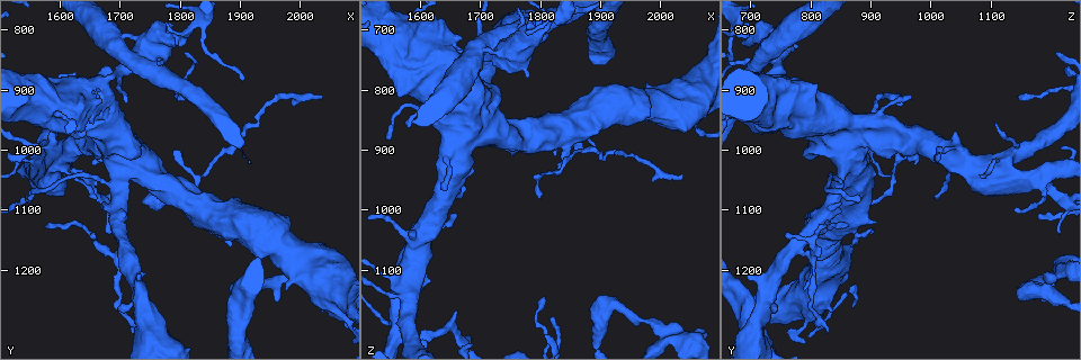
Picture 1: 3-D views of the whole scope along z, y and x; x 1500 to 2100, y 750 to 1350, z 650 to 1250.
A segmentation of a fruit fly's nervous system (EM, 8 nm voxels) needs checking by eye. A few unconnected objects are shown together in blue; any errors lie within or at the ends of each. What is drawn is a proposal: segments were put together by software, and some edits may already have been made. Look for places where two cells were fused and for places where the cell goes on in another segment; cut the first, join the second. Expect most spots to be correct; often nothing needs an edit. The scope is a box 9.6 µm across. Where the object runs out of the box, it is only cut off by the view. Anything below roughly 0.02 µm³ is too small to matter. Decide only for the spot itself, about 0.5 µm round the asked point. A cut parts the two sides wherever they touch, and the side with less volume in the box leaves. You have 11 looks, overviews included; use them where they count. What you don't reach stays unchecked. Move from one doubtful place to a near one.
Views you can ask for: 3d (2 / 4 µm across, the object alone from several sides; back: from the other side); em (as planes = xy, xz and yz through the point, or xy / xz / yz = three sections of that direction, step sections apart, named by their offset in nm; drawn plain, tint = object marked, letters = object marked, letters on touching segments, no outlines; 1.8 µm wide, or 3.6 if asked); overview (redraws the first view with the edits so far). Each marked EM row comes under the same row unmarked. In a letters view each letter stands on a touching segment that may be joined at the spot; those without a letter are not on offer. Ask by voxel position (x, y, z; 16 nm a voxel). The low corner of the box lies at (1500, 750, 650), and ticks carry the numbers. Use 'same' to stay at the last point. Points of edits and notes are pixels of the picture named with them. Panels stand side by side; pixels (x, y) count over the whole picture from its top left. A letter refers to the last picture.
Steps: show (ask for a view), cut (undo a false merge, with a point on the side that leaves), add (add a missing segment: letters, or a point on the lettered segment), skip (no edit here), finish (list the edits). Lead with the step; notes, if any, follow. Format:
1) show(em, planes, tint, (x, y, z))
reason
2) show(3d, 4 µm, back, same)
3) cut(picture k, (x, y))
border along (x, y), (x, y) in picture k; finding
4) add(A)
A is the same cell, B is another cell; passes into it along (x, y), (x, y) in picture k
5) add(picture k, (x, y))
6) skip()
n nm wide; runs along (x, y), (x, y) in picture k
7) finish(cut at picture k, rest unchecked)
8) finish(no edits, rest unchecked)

show(3d, 4 µm, back, (1605, 930, 710))
sharp bend

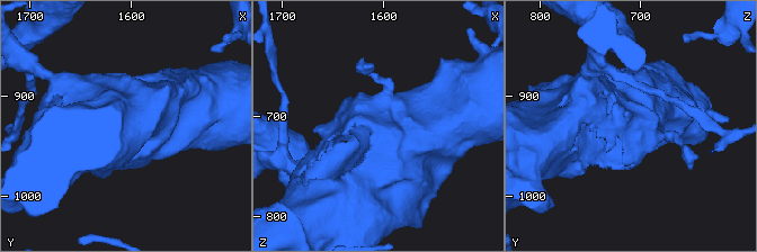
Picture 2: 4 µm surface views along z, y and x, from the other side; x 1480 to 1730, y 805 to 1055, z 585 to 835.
show(em, 3.6 µm, planes, tint, same)
shape alone is not enough

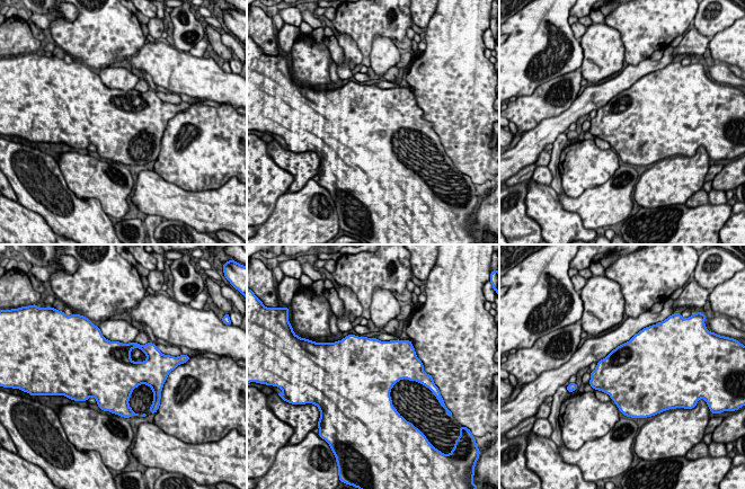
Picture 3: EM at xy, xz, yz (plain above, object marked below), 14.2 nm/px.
show(em, 3.6 µm, planes, letters, same)
see the neighbours

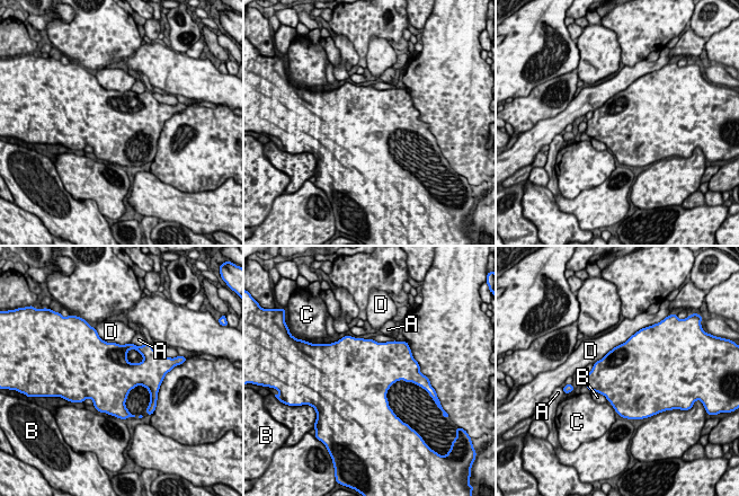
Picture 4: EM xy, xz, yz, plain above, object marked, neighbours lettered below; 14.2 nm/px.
skip()
750 nm wide; A, B, C and D are other cells; border along (632, 335), (610, 350), (593, 365) in picture 4; continuous, no second cell

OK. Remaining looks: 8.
show(em, 3.6 µm, planes, letters, (1700, 1050, 850))
thick turns thin

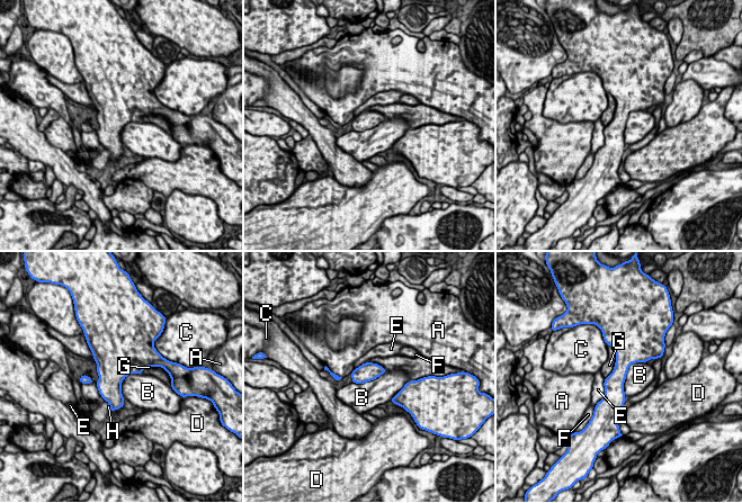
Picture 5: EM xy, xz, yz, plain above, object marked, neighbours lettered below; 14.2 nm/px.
skip()
280 nm wide; A, B, C, D, E, F, G and H are other cells; runs along (620, 344), (615, 409) in picture 5; continuous, no second cell

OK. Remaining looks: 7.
show(3d, 4 µm, (1835, 1090, 890))

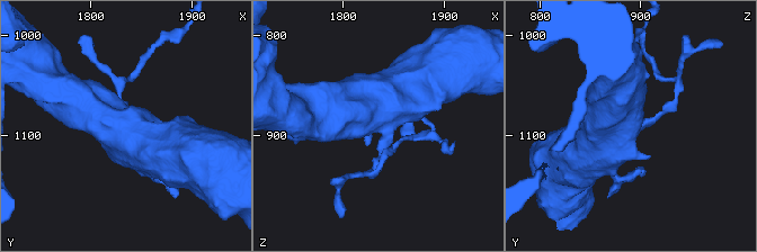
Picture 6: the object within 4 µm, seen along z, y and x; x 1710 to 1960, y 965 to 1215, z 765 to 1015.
show(em, 3.6 µm, planes, letters, (1832, 1088, 894))
shape alone is not enough

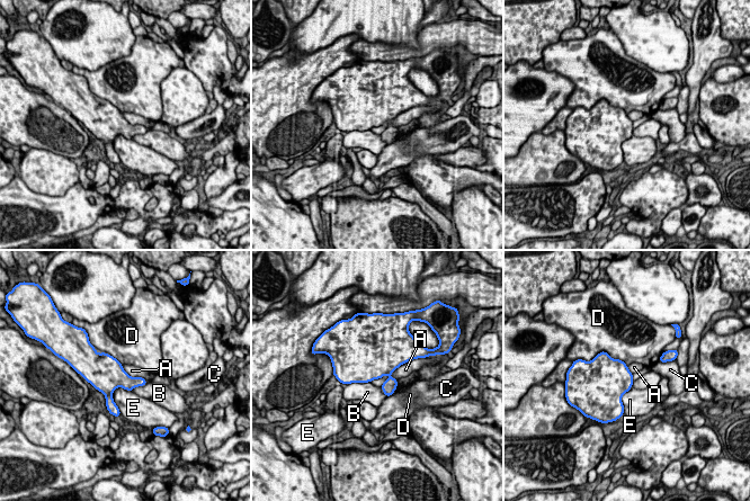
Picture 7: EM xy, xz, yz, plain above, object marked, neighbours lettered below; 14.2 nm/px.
skip()
A, B, C, D and E are other cells; border along (412, 359), (381, 377) in picture 7; one cell here

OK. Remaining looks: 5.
show(em, 3.6 µm, planes, letters, (1720, 845, 740))
abrupt turn

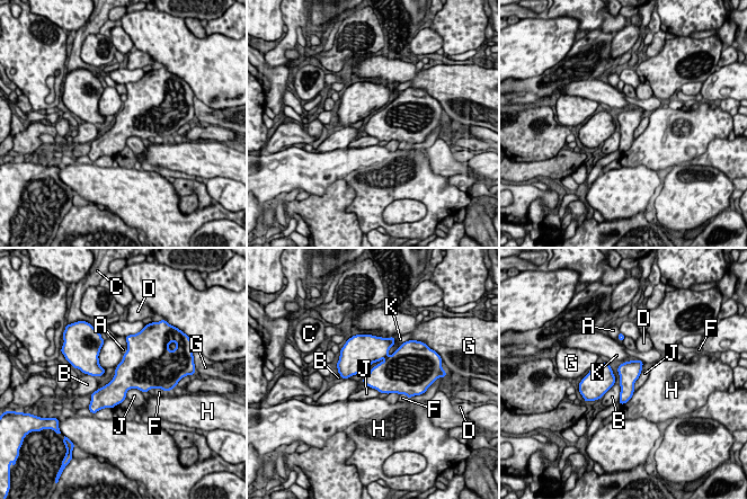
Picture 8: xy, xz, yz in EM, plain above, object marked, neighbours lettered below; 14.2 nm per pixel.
skip()
K touches over 440 nm; A, B, C, D, F, G, H, J and K are other cells; continuous, no second cell

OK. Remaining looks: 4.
finish(no edits, rest unchecked)

